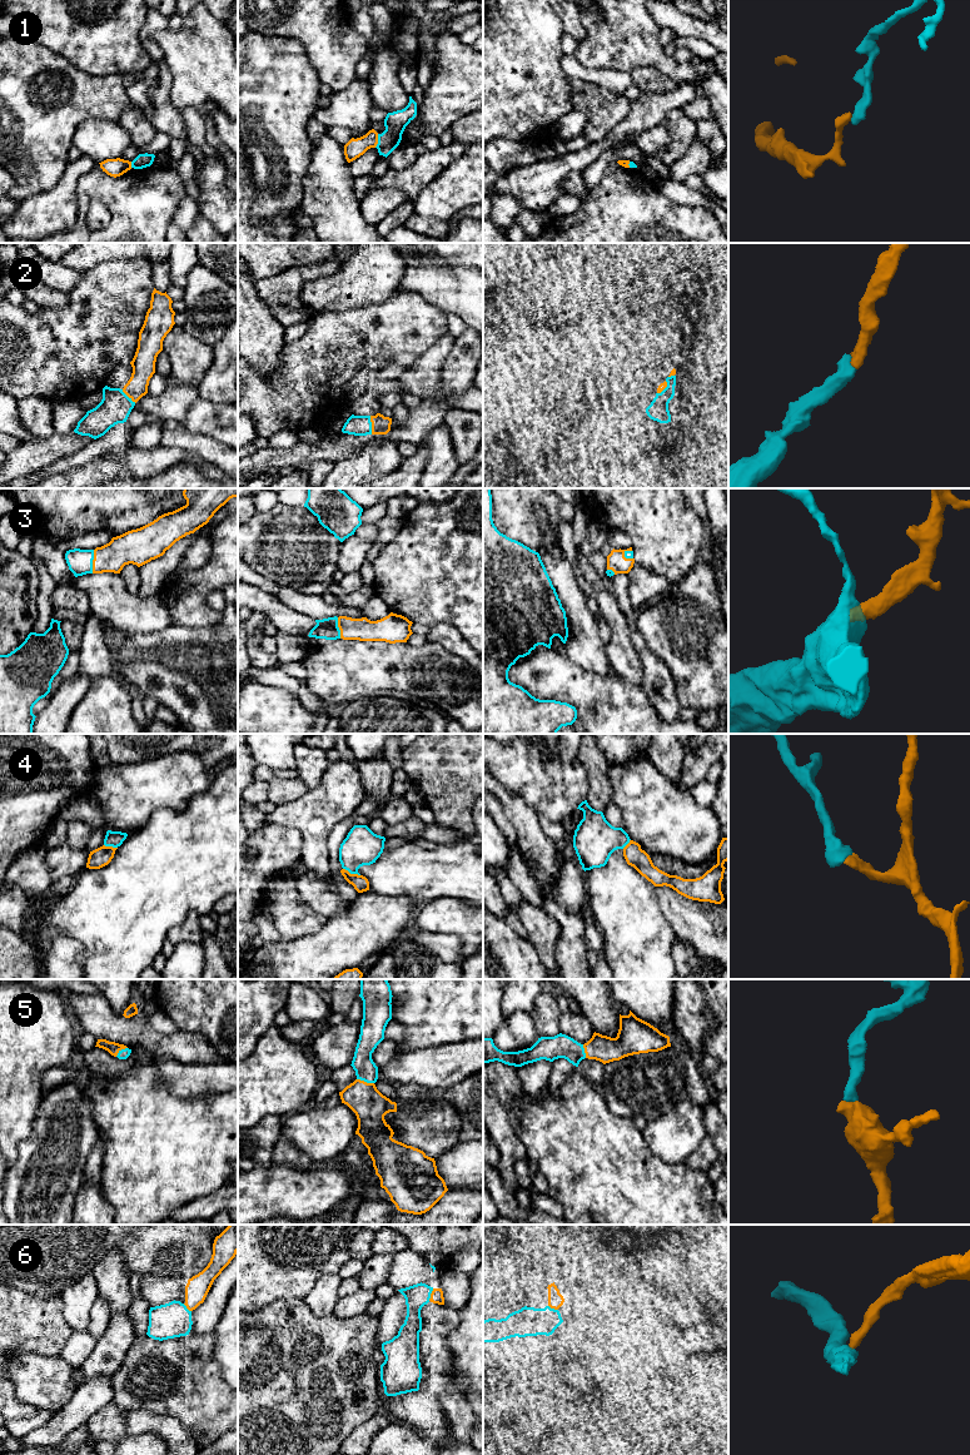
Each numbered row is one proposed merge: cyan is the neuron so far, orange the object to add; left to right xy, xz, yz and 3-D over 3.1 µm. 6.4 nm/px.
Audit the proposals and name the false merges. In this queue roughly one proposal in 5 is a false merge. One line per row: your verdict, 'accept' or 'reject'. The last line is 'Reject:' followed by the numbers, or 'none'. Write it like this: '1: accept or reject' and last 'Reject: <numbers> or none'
1: reject
2: accept
3: accept
4: accept
5: accept
6: accept
Reject: 1

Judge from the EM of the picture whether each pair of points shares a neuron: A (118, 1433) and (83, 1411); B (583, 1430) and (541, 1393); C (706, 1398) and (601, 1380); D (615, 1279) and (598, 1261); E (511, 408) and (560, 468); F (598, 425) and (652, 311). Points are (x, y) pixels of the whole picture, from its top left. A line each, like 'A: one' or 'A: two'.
A: two
B: one
C: one
D: two
E: one
F: two

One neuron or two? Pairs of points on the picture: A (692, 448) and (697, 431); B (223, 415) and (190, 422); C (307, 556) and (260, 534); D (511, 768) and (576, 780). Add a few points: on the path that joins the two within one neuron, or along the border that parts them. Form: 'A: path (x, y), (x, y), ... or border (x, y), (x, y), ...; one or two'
A: path (694, 445), (697, 441), (697, 435); one
B: path (215, 420), (198, 421); one
C: path (296, 550), (285, 544), (272, 542); one
D: path (527, 773), (533, 778), (560, 778); one

